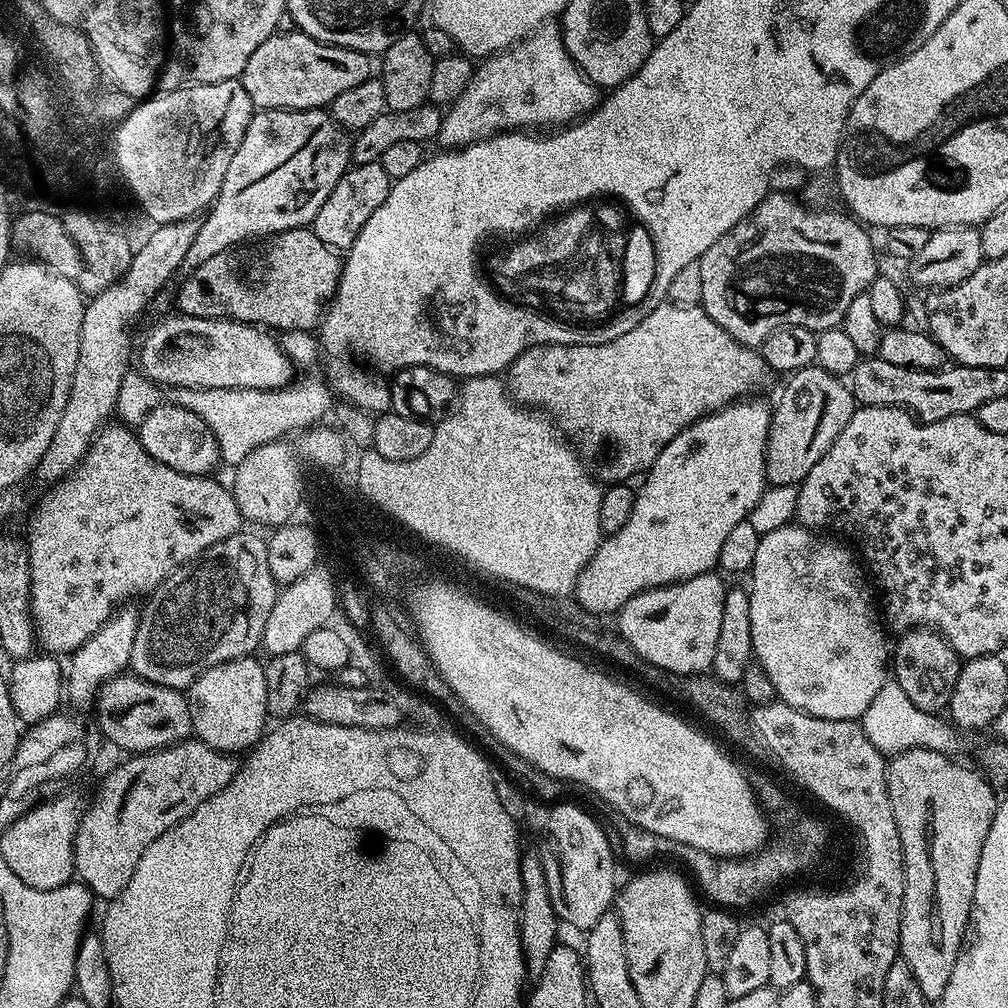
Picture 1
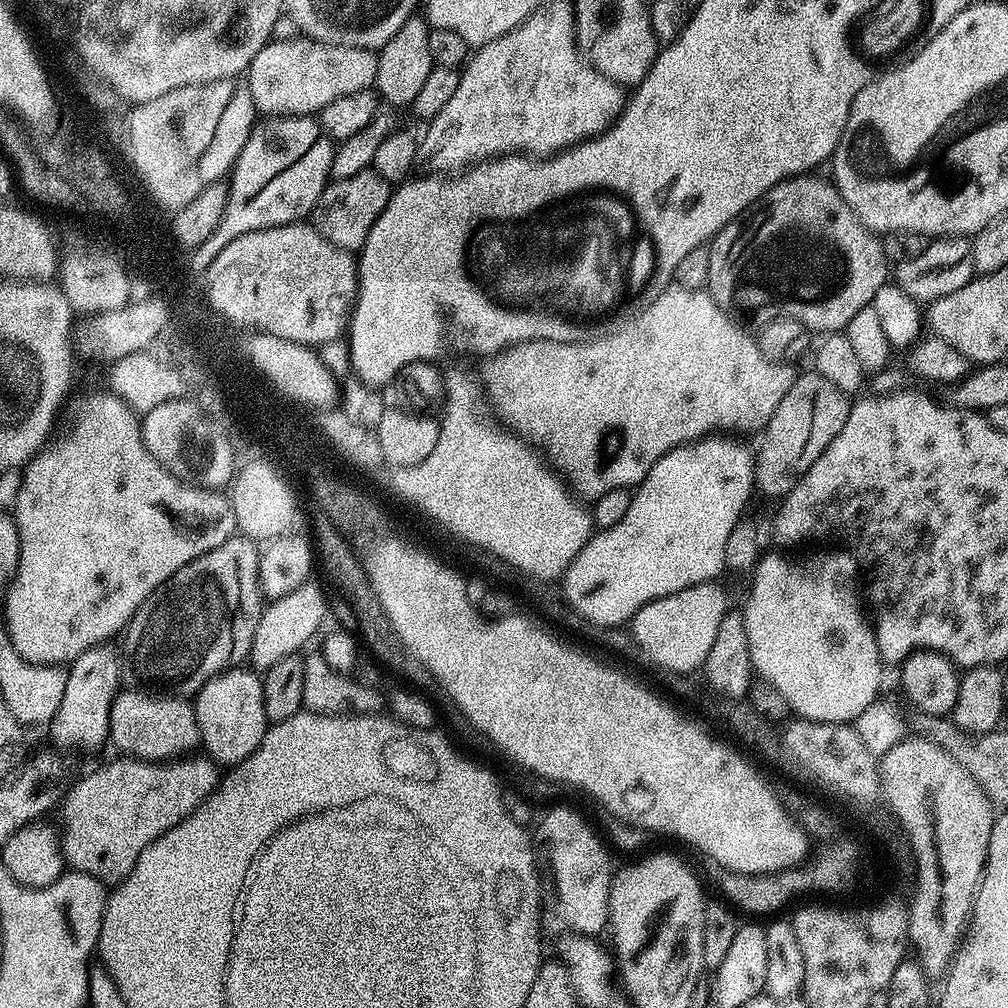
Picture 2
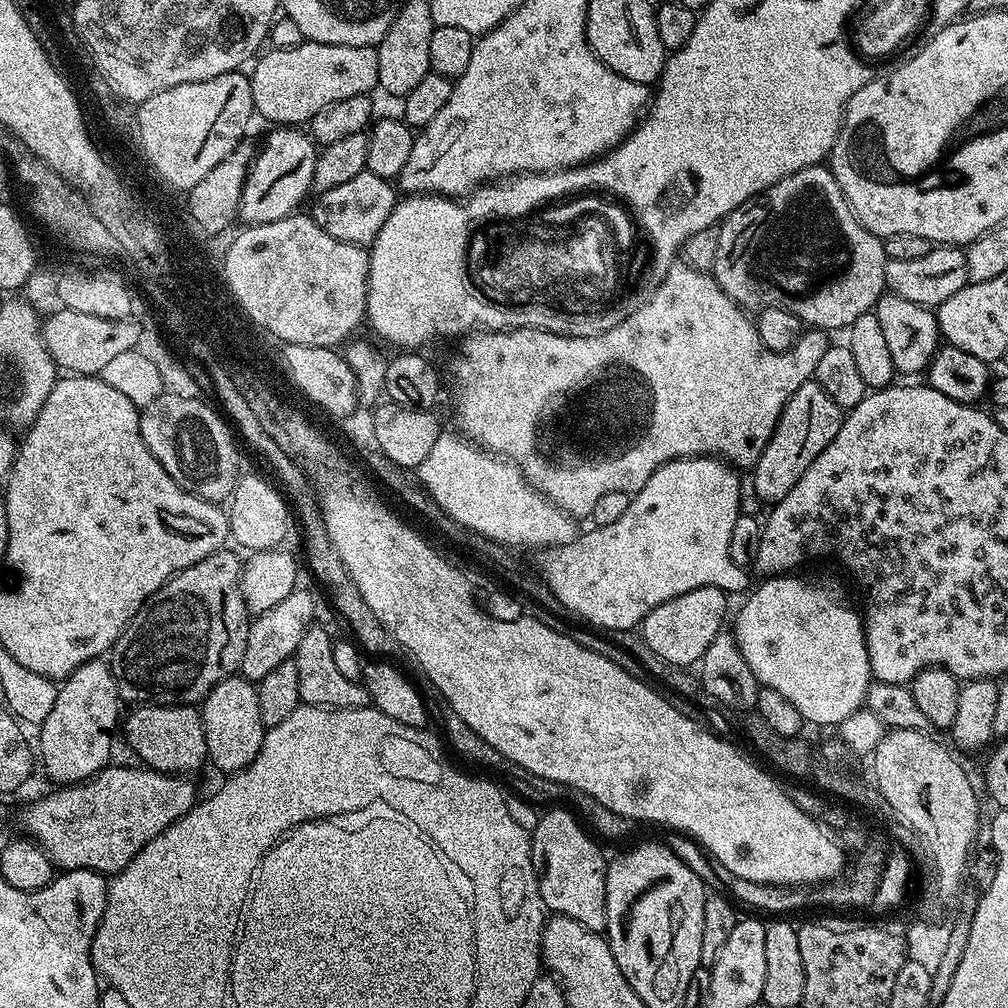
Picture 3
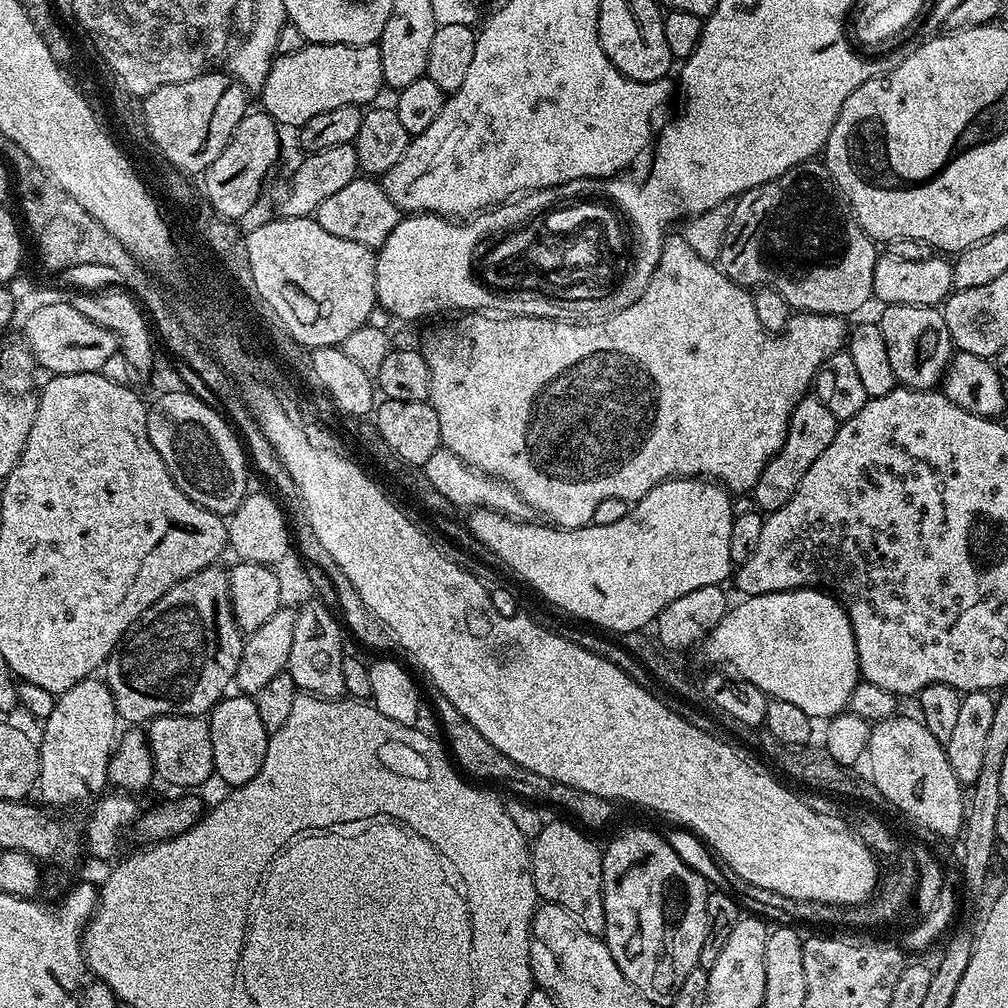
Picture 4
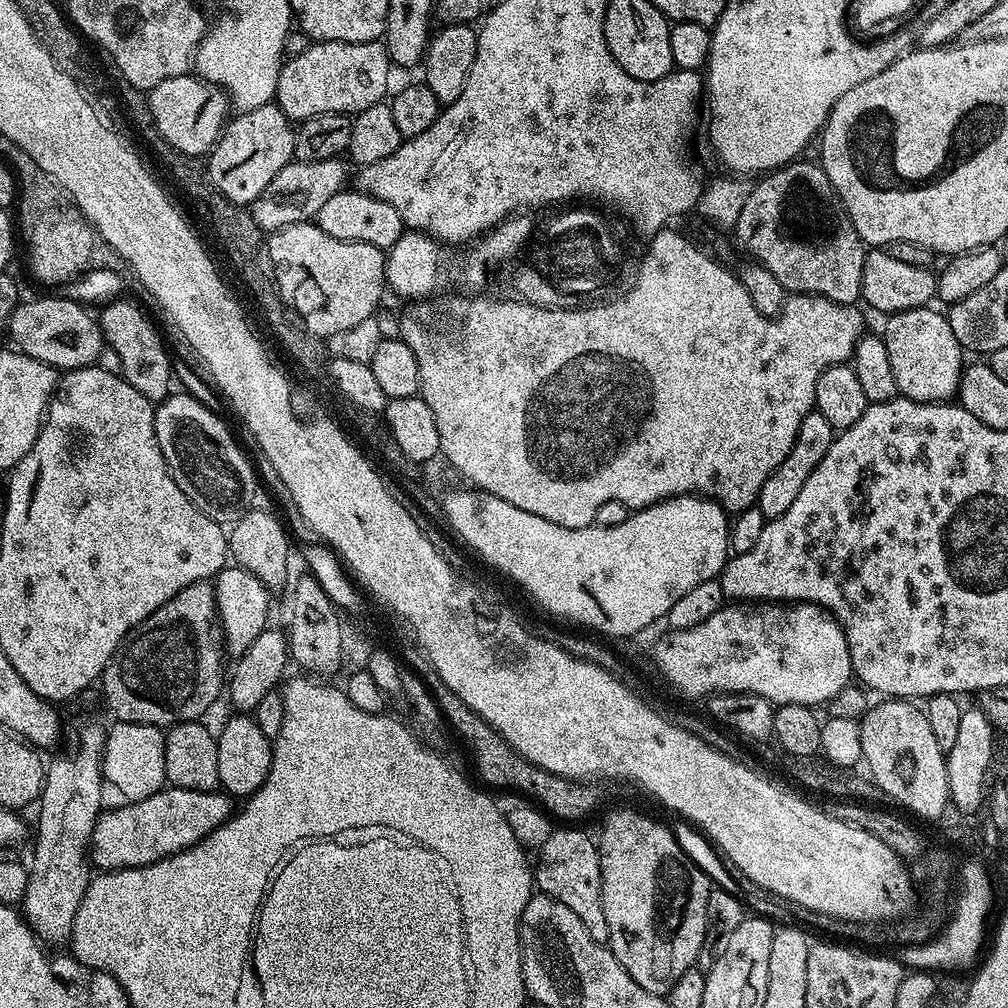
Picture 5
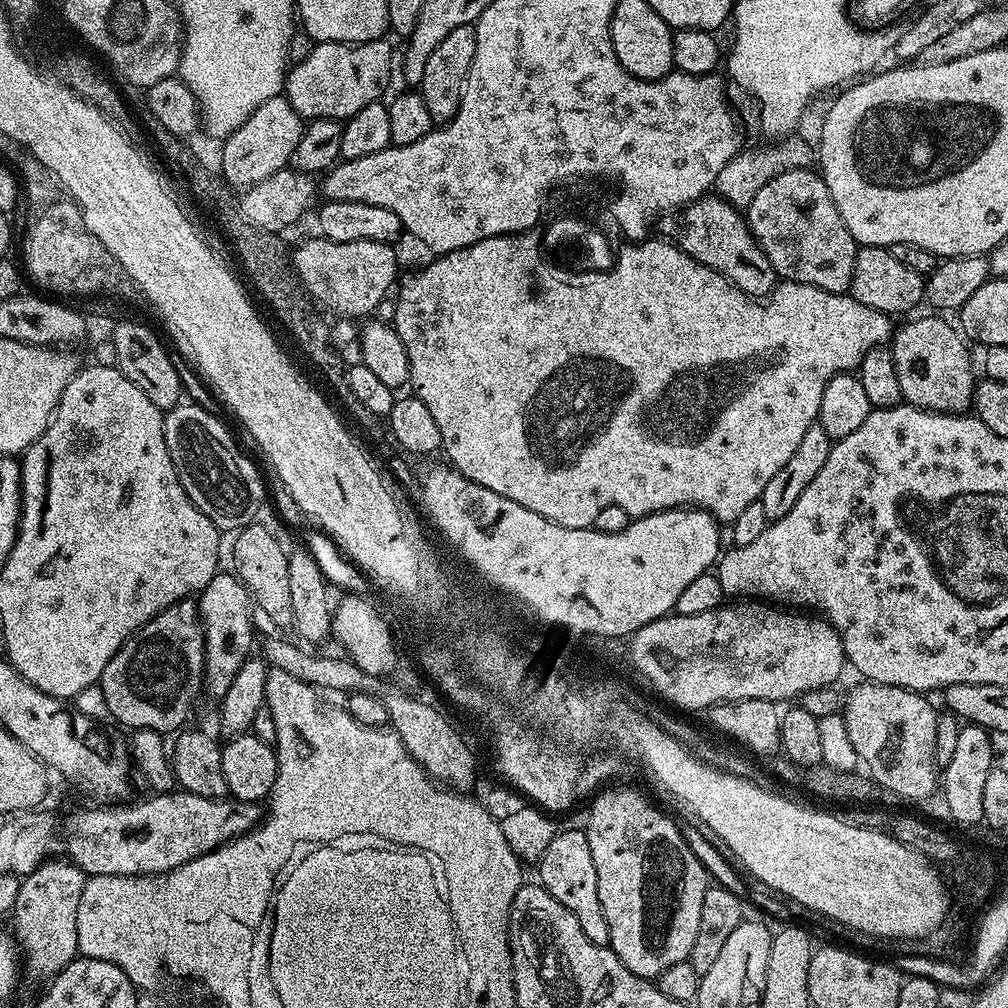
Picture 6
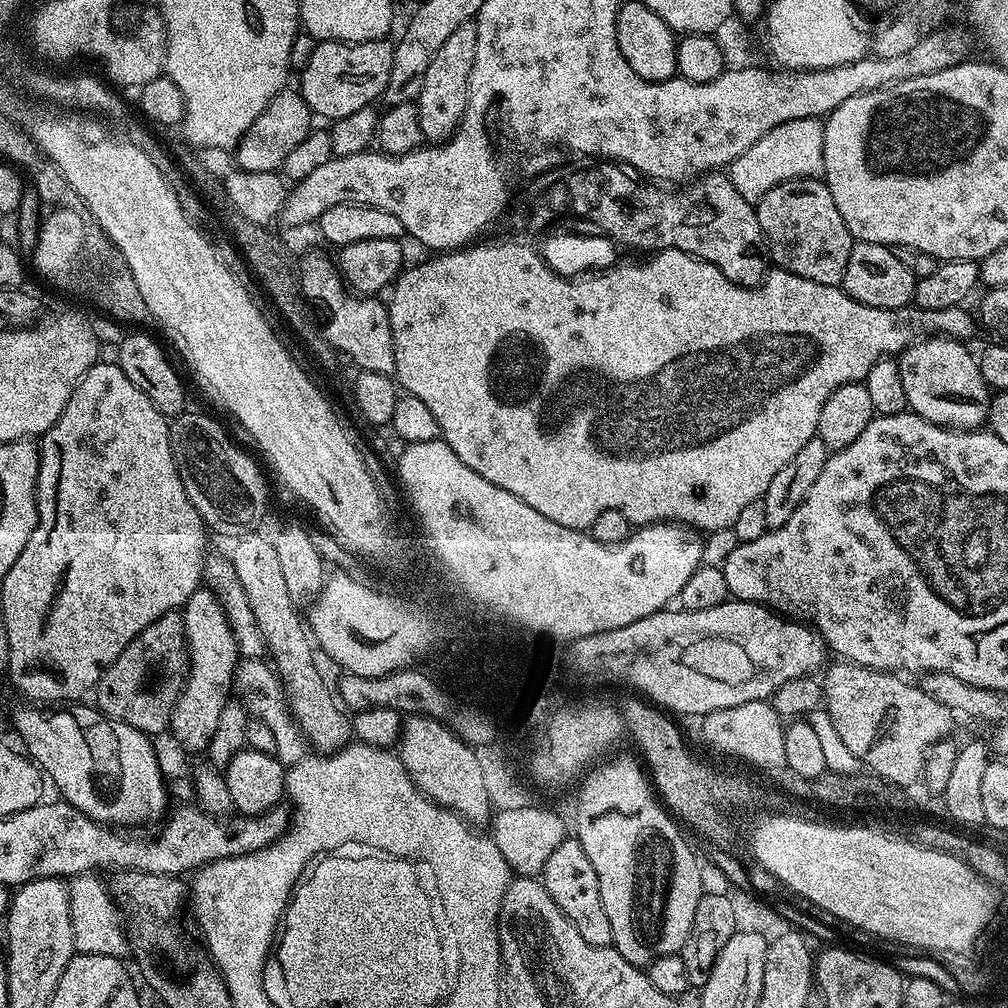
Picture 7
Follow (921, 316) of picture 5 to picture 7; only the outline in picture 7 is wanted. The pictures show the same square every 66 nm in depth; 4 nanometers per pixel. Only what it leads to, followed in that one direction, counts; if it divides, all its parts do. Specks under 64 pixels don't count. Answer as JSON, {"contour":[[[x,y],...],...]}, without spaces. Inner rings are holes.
{"contour":[[[933,335],[923,337],[899,355],[899,369],[902,375],[902,386],[905,387],[908,407],[922,419],[934,425],[953,430],[980,430],[987,425],[988,408],[992,405],[992,396],[988,383],[980,369],[980,361],[968,353],[967,343]]]}

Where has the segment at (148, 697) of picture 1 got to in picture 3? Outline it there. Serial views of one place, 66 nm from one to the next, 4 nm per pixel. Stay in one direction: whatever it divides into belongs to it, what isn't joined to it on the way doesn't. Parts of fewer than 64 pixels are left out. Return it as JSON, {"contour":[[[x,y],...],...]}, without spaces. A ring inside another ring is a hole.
{"contour":[[[157,702],[136,706],[132,713],[122,720],[122,736],[128,739],[130,747],[136,751],[141,765],[155,772],[169,774],[192,774],[208,760],[204,717],[199,707],[190,704],[166,704]]]}

